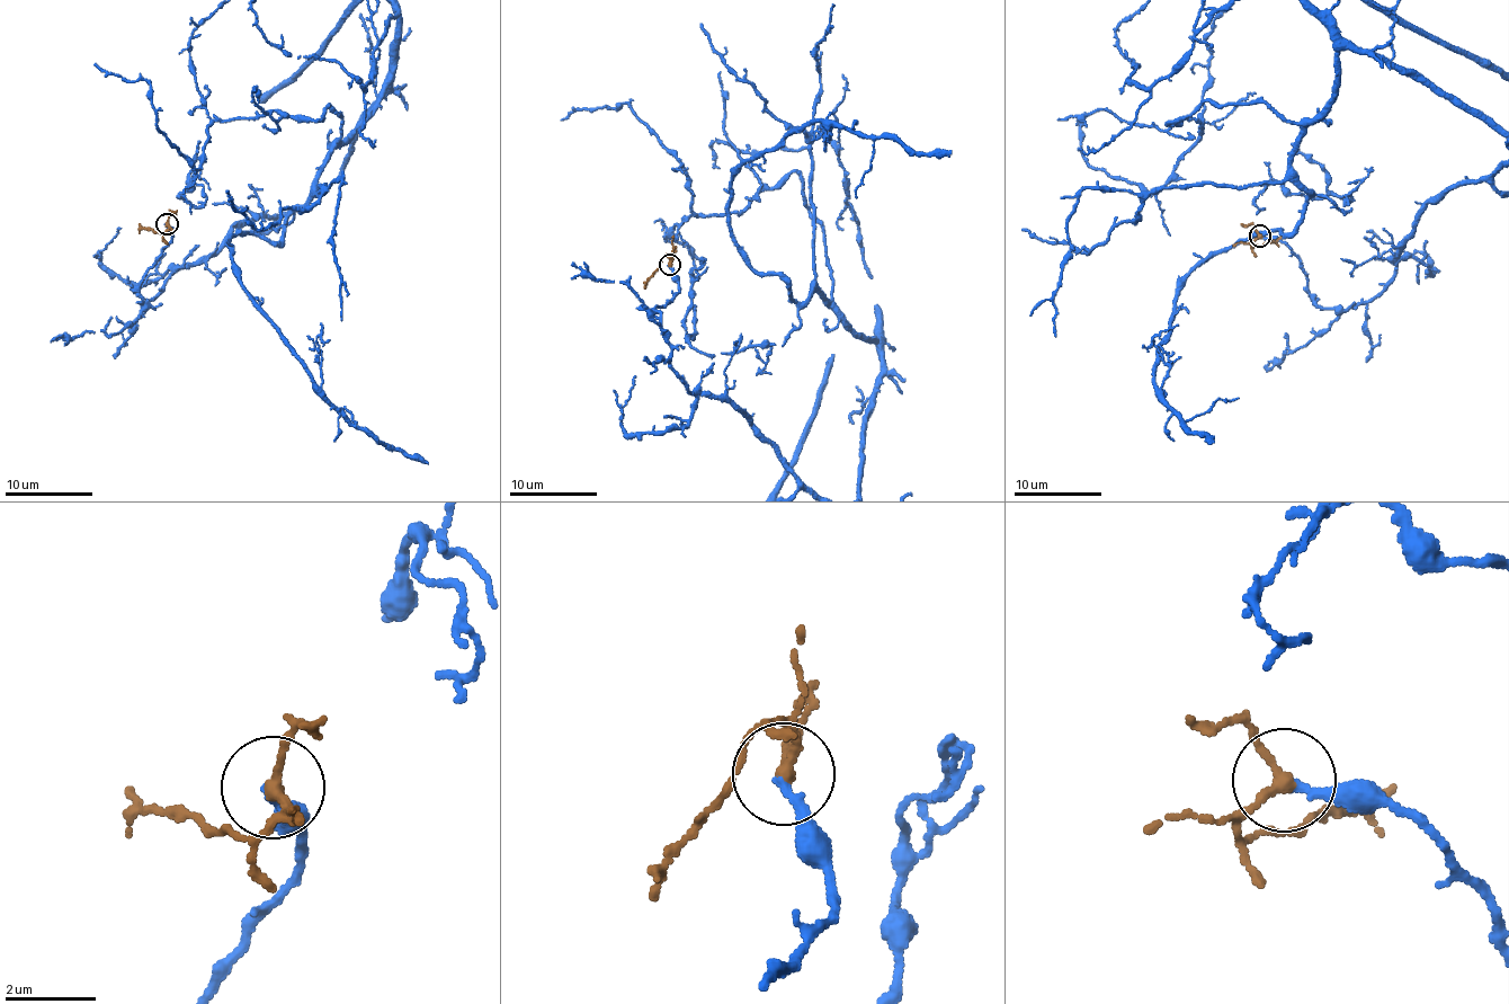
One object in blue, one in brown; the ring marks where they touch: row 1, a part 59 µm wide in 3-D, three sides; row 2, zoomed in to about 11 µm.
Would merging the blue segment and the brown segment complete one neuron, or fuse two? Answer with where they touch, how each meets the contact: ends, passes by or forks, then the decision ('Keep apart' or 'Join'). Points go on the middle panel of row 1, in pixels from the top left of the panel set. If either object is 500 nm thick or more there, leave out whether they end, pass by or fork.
Place: (669, 264). At the ring blue ends. At the ring brown passes by. Join

